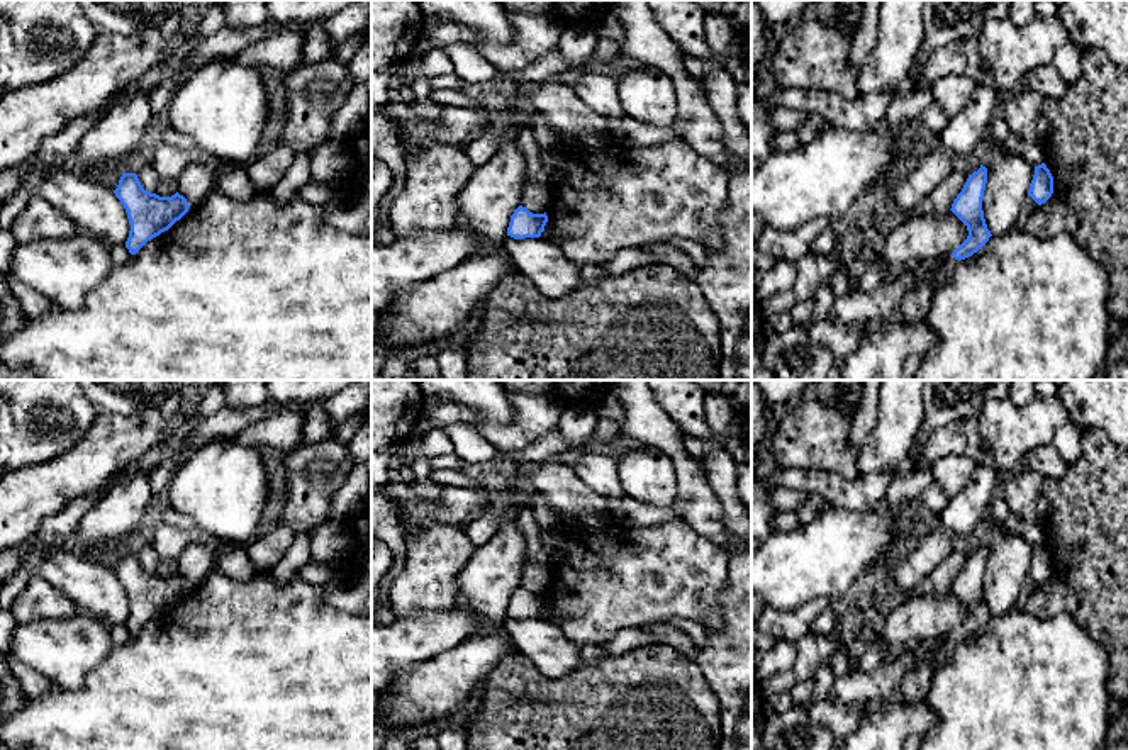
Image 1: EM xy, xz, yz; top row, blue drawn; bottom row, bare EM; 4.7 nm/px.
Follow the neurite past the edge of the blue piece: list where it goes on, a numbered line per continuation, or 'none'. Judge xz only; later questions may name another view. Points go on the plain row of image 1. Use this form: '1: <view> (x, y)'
none

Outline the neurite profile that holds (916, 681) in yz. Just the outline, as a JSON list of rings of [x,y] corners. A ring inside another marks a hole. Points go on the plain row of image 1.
[[[945,636],[941,645],[930,655],[930,658],[916,669],[906,672],[899,680],[897,691],[892,697],[880,702],[880,709],[892,708],[896,704],[906,704],[930,687],[933,672],[947,662],[953,652],[955,638]]]

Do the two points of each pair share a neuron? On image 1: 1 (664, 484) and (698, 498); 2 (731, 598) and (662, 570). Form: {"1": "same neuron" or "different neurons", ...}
{"1": "different neurons", "2": "different neurons"}

